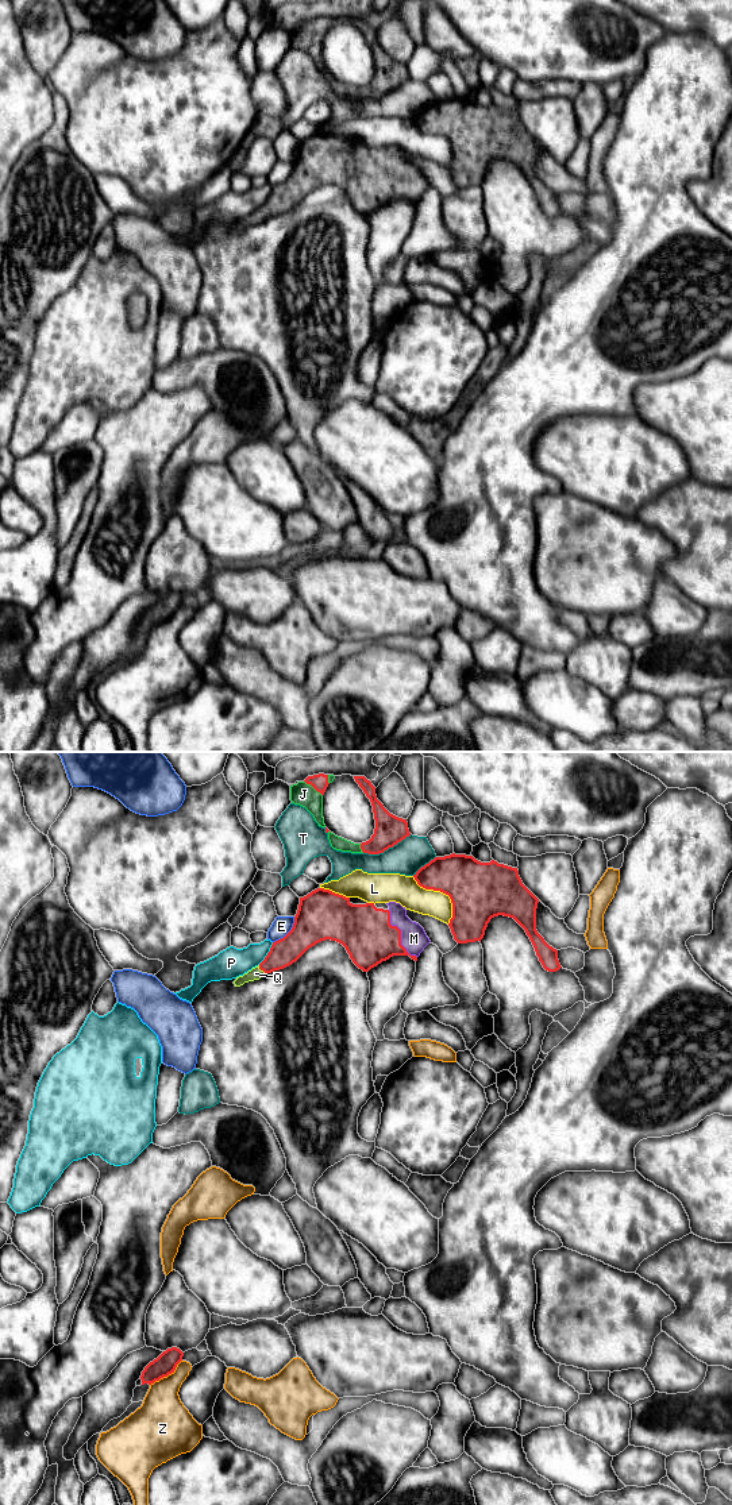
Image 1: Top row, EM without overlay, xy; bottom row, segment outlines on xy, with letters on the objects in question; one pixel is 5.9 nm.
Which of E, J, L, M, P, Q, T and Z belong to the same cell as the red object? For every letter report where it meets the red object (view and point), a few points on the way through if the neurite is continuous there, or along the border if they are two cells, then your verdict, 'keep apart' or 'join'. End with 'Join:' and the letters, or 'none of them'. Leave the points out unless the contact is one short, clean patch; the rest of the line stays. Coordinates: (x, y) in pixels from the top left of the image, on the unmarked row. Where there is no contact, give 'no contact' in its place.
E: xy (289, 176) | keep apart
J: xy (314, 31) | join
L: xy (443, 137) | keep apart
M: xy (400, 178) | join
P: xy (268, 197) | keep apart
Q: xy (261, 213) | join
T: xy (386, 93) | keep apart
Z: xy (166, 620) | keep apart
Join: J, M, Q

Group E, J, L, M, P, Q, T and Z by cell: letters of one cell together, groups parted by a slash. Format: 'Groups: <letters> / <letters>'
Groups: E / J M Q / L / P / T / Z

